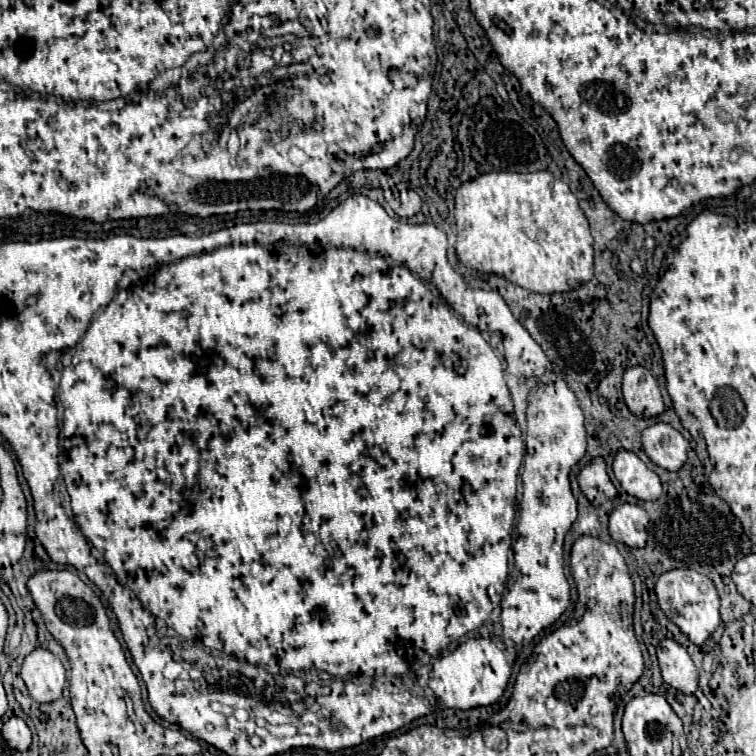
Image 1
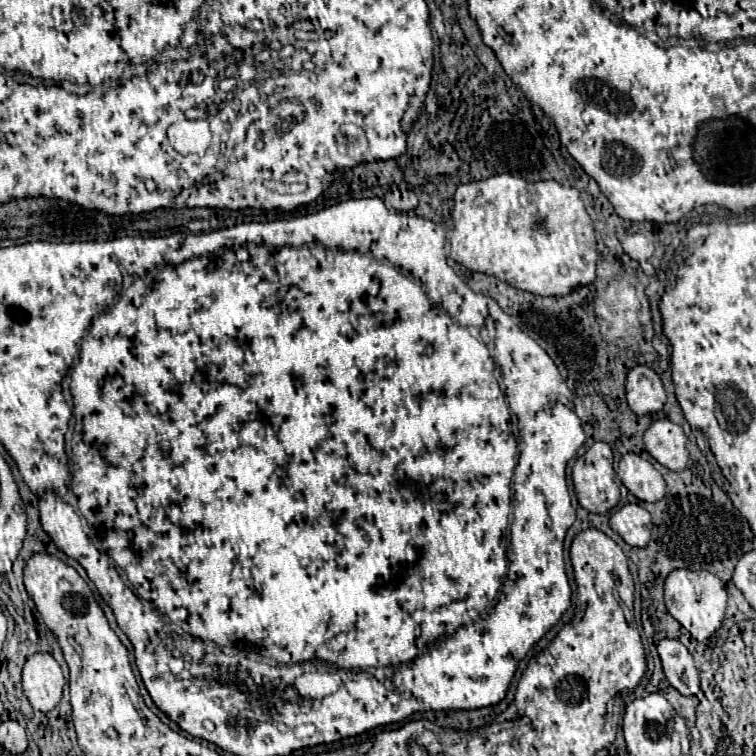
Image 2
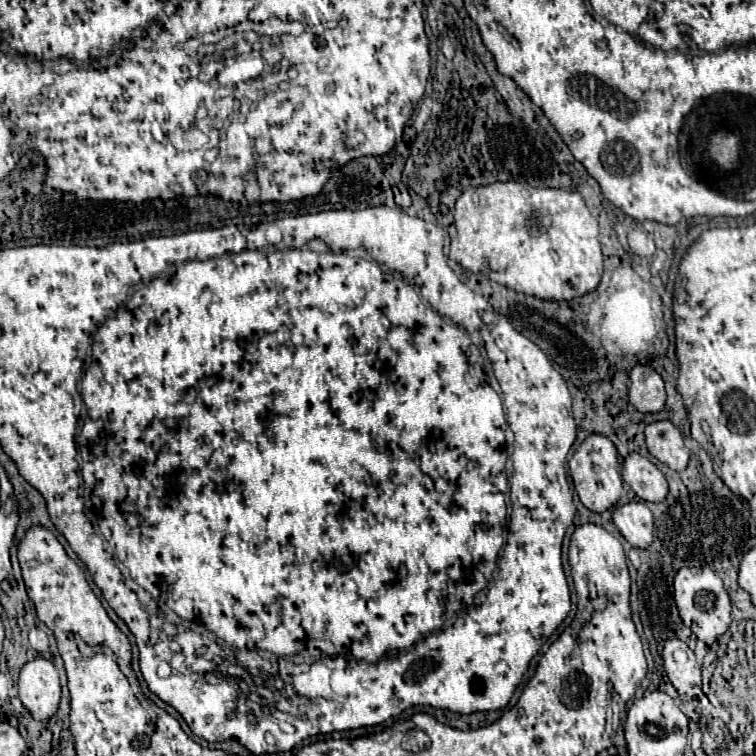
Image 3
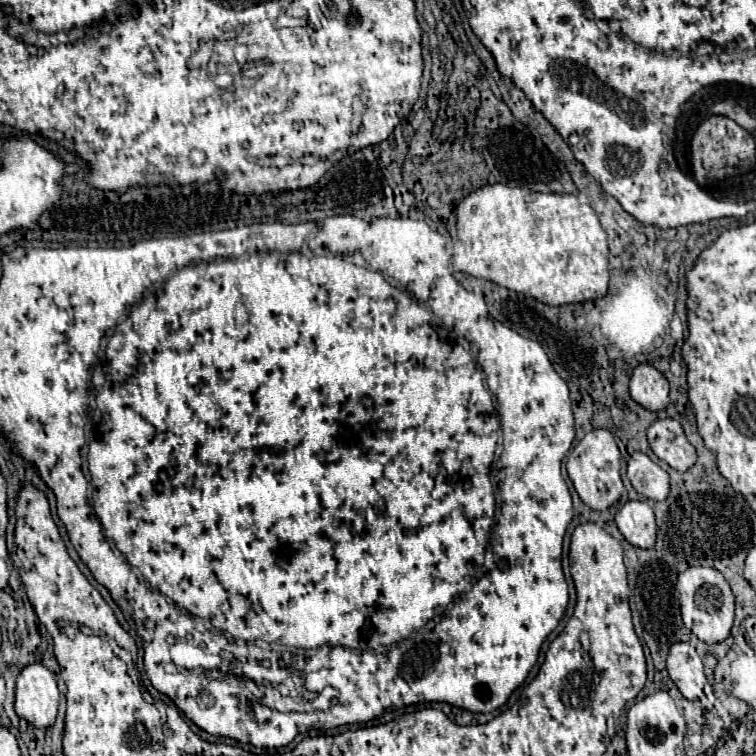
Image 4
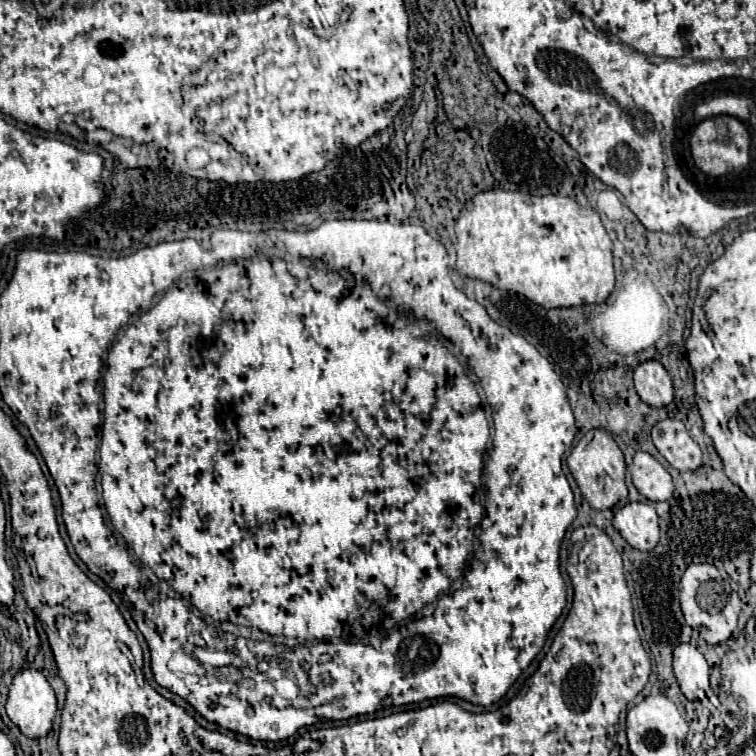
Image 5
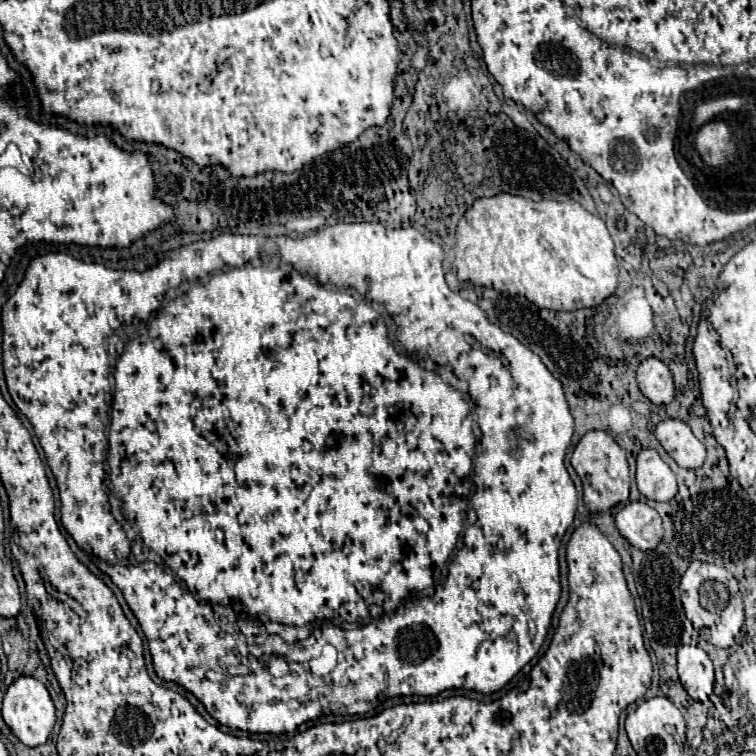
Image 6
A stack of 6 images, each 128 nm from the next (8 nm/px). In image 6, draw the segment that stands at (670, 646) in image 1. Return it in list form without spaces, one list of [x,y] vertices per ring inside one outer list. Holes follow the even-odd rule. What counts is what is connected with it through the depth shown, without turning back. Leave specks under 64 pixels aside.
[[[698,646],[678,648],[678,674],[684,690],[694,700],[706,700],[714,686],[714,668],[708,654]]]

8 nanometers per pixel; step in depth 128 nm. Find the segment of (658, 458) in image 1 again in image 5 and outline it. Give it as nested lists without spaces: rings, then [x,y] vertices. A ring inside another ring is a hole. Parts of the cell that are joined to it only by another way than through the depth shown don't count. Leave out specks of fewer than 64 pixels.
[[[676,418],[660,420],[652,428],[652,442],[658,452],[680,472],[692,472],[702,462],[700,446],[690,438],[684,424]]]

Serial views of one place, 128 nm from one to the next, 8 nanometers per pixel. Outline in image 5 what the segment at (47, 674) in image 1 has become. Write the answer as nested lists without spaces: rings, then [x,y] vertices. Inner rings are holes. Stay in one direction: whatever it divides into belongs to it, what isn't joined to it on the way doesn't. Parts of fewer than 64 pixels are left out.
[[[26,668],[14,676],[6,702],[6,714],[28,738],[40,738],[52,730],[56,718],[56,694],[40,670]]]

